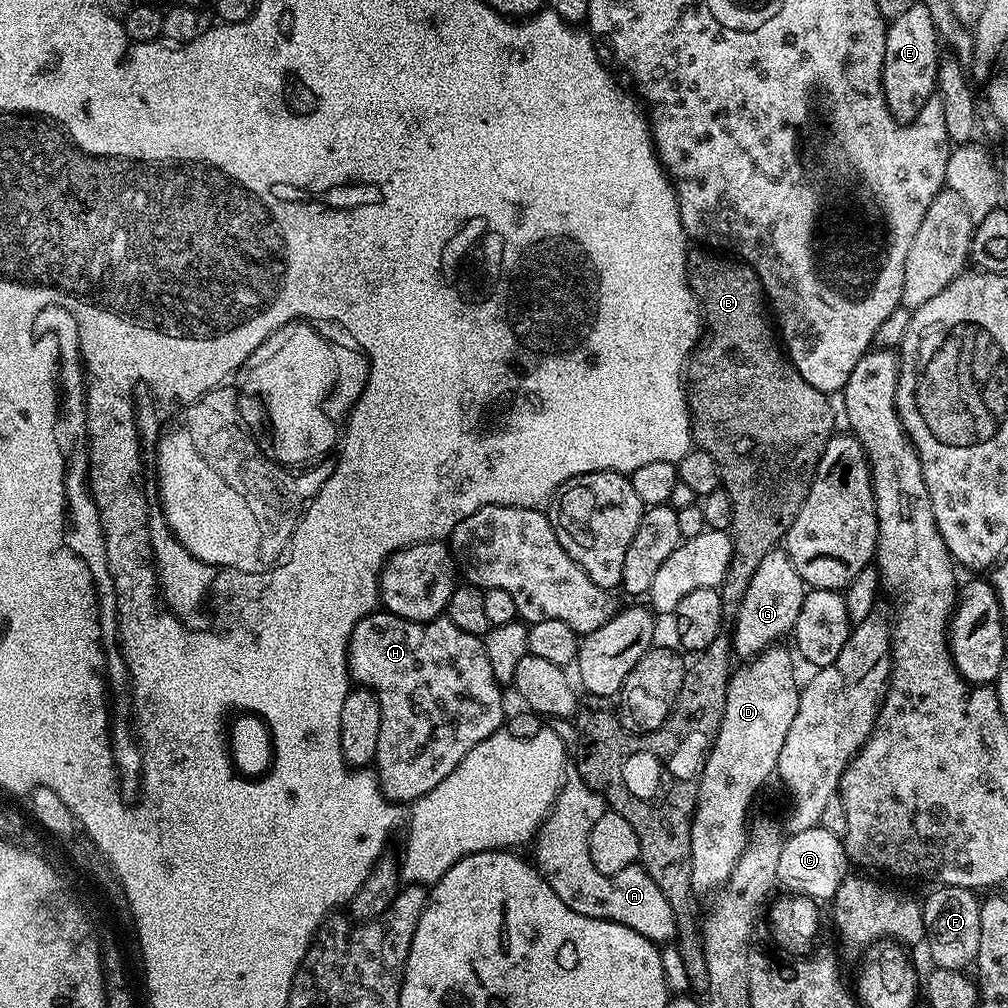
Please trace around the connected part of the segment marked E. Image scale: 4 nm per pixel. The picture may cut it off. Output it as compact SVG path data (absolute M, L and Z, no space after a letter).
M917 2L910 10L898 14L887 25L882 37L882 67L880 85L886 98L886 106L895 120L909 124L926 106L926 102L937 91L936 75L940 70L942 43L934 21L926 6Z

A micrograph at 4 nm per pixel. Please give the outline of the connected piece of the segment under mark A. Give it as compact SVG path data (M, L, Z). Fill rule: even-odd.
M578 774L565 775L560 785L560 793L556 795L551 810L544 817L544 823L540 825L534 837L536 869L542 874L542 878L546 878L550 890L554 890L554 894L558 894L558 898L562 898L562 902L566 902L570 910L590 918L618 922L634 930L634 934L642 934L642 938L652 941L657 946L667 945L676 939L676 912L670 906L670 902L666 902L662 890L658 890L654 878L646 874L644 867L635 863L626 870L618 870L618 874L607 876L594 870L594 862L590 862L590 830L594 830L594 822L602 818L605 810L603 796L599 796L583 778Z

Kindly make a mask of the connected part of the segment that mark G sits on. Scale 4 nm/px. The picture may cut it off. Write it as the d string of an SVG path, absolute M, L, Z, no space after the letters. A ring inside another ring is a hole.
M777 546L762 558L758 570L754 570L754 578L750 578L750 586L746 586L746 594L738 606L734 617L730 639L732 651L737 657L751 658L775 645L784 635L791 633L798 622L798 610L802 610L802 602L806 585L803 578L794 570L794 562L790 562L790 554L783 547Z

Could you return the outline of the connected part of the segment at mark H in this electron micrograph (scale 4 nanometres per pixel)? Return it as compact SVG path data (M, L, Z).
M377 610L362 618L358 626L350 634L348 643L348 675L359 687L368 688L376 695L382 710L382 730L378 730L378 750L374 761L374 771L376 779L380 782L380 789L386 799L401 806L411 805L413 800L422 798L434 790L434 786L445 783L448 777L455 773L458 762L478 746L486 738L490 738L495 732L501 731L506 724L506 711L504 712L504 696L502 686L494 678L494 670L490 670L490 658L486 658L486 646L481 637L474 634L466 634L466 630L454 626L447 618L437 618L427 622L418 620L407 620L401 616L396 616L387 610Z

